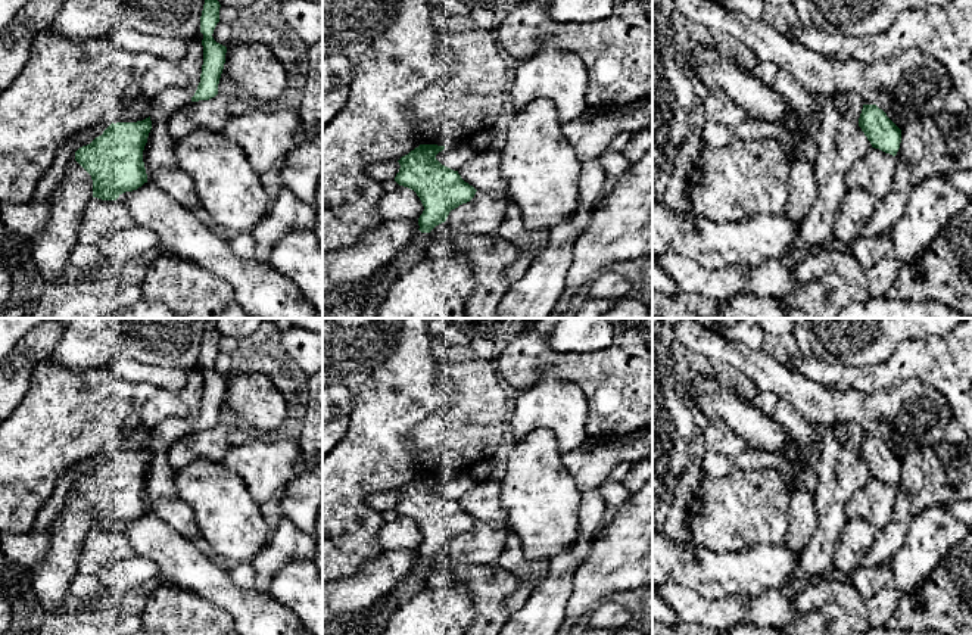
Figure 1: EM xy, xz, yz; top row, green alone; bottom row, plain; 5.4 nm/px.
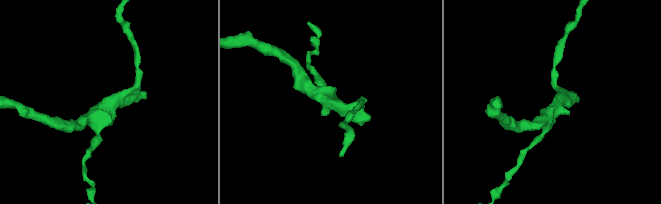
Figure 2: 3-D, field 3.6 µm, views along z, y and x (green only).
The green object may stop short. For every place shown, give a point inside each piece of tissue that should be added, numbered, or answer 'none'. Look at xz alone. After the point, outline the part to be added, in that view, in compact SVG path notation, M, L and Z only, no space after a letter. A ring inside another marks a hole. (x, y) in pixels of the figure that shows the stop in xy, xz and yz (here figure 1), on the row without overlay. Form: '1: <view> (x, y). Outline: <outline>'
none

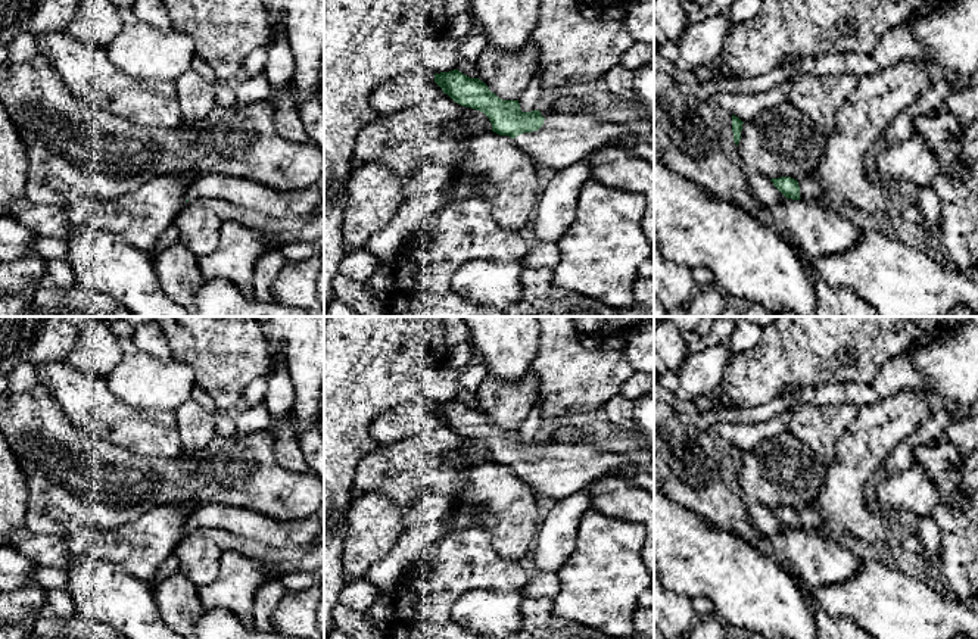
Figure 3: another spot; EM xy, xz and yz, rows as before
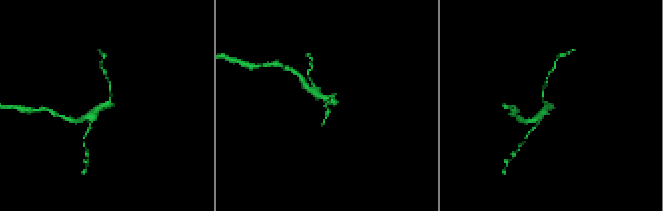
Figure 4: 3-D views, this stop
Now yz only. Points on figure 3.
1: yz (810, 520). Outline: M812 505L812 506L806 506L801 511L798 511L800 515L800 527L804 532L819 532L822 527L822 517L819 509Z

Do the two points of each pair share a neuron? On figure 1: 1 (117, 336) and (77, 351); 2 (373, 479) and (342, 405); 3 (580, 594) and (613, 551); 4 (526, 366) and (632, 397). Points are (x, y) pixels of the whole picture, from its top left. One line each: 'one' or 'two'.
1: one
2: two
3: one
4: one

